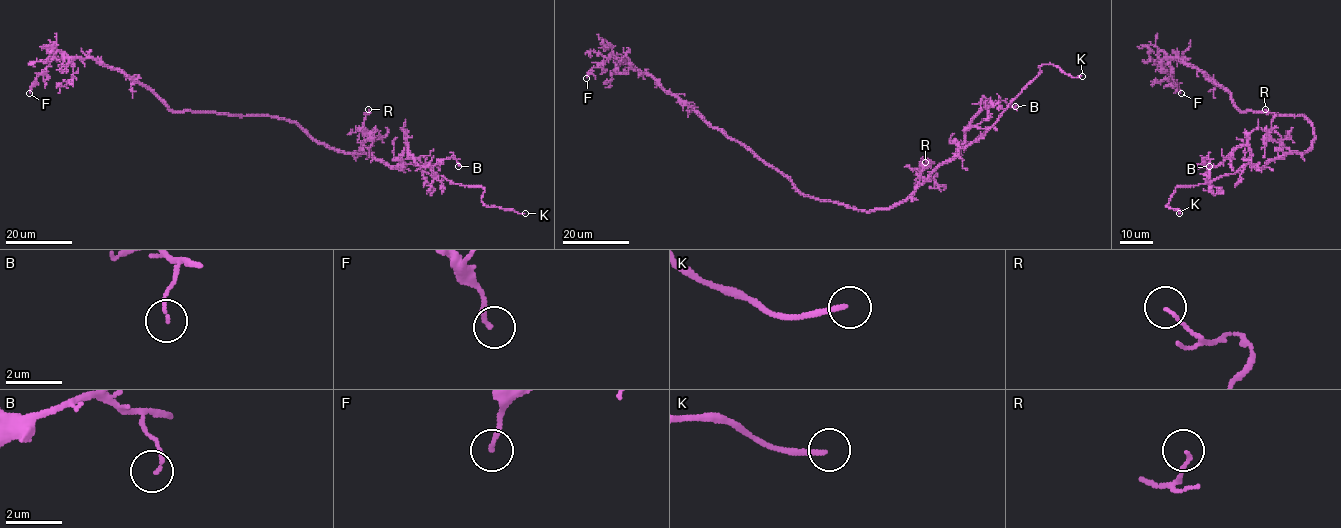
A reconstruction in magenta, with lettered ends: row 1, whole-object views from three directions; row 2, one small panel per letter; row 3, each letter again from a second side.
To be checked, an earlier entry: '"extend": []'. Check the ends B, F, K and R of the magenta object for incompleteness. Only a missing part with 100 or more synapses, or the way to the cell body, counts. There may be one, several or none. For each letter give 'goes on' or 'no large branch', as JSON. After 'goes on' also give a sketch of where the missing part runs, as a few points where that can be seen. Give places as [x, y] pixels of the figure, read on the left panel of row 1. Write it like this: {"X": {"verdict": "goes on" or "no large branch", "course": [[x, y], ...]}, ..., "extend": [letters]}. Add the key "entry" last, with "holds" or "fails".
{"B": {"verdict": "no large branch"}, "F": {"verdict": "no large branch"}, "K": {"verdict": "goes on"}, "R": {"verdict": "no large branch"}, "extend": ["K"], "entry": "fails"}

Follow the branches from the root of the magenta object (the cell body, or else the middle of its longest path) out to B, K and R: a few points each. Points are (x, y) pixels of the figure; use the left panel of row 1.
B: (279, 119), (330, 147), (394, 167), (407, 144), (420, 165), (452, 157), (458, 166)
K: (279, 119), (343, 152), (367, 153), (394, 167), (413, 163), (454, 183), (482, 187), (486, 206), (525, 213)
R: (279, 119), (296, 123), (311, 138), (330, 147), (356, 153), (367, 138), (362, 128), (363, 112), (368, 109)

